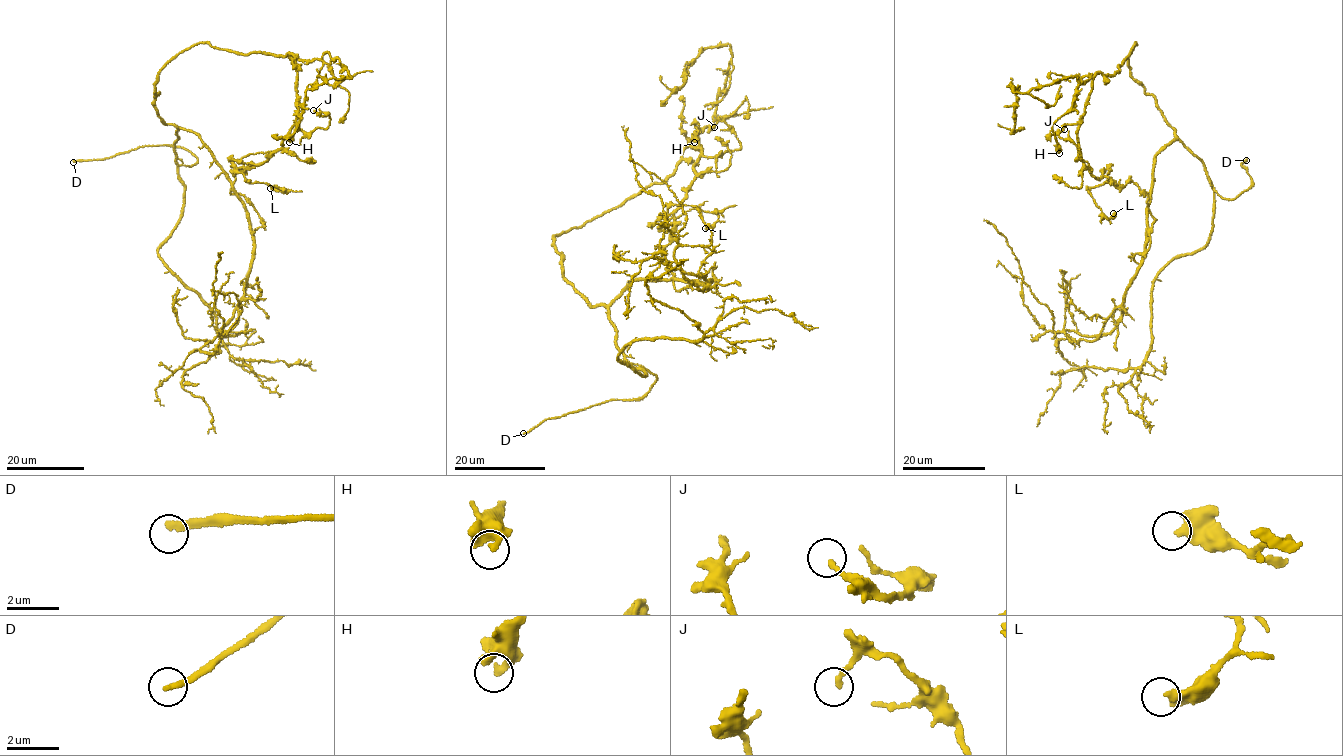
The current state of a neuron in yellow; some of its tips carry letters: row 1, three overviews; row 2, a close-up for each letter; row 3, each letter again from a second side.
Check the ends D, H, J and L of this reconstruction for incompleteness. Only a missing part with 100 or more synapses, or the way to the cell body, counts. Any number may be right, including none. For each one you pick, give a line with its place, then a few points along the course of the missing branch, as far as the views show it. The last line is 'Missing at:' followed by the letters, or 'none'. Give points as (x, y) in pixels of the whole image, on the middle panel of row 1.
D: Place: (523, 433)
Missing at: D

